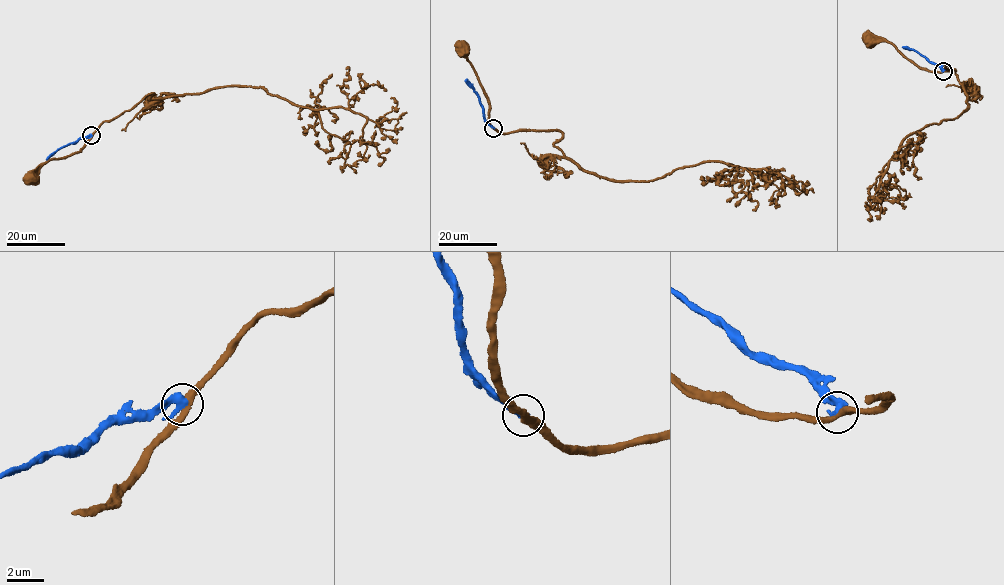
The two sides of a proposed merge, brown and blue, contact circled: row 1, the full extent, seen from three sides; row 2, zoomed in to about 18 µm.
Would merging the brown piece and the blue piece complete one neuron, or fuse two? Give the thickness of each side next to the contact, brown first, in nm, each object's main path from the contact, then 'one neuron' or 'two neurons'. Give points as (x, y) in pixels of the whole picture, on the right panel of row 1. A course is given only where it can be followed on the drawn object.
360 nm thick on the brown side, 300 nm on the other; brown runs (943, 71), (918, 67), (891, 44), (871, 41), (866, 43), (867, 39); blue runs (943, 71), (924, 56), (903, 48); two neurons

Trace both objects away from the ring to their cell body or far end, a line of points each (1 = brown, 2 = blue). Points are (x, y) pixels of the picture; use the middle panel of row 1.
1: (493, 128), (489, 121), (488, 96), (463, 47)
2: (493, 127), (484, 118), (472, 84), (465, 80)

